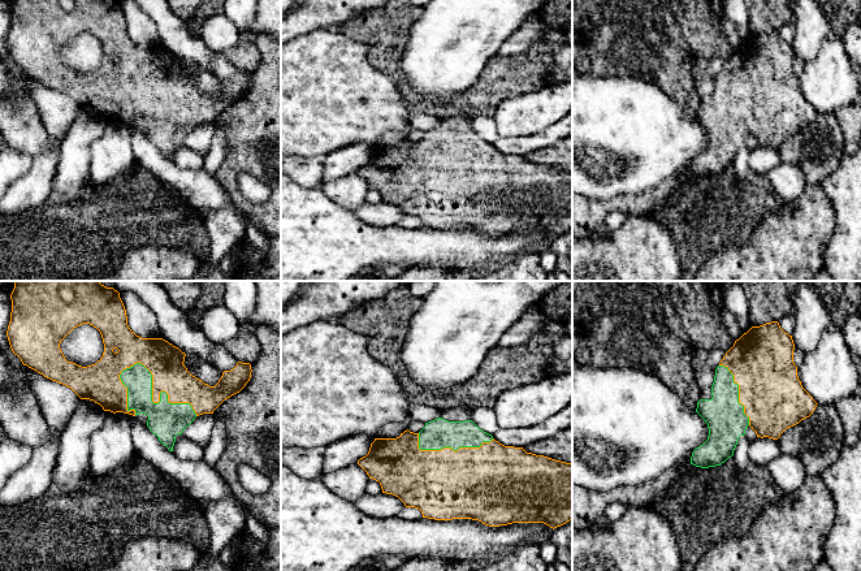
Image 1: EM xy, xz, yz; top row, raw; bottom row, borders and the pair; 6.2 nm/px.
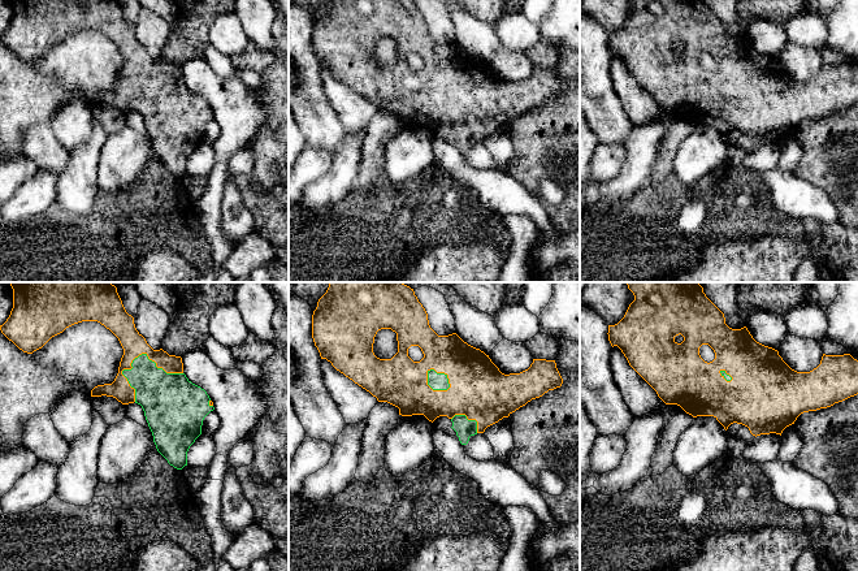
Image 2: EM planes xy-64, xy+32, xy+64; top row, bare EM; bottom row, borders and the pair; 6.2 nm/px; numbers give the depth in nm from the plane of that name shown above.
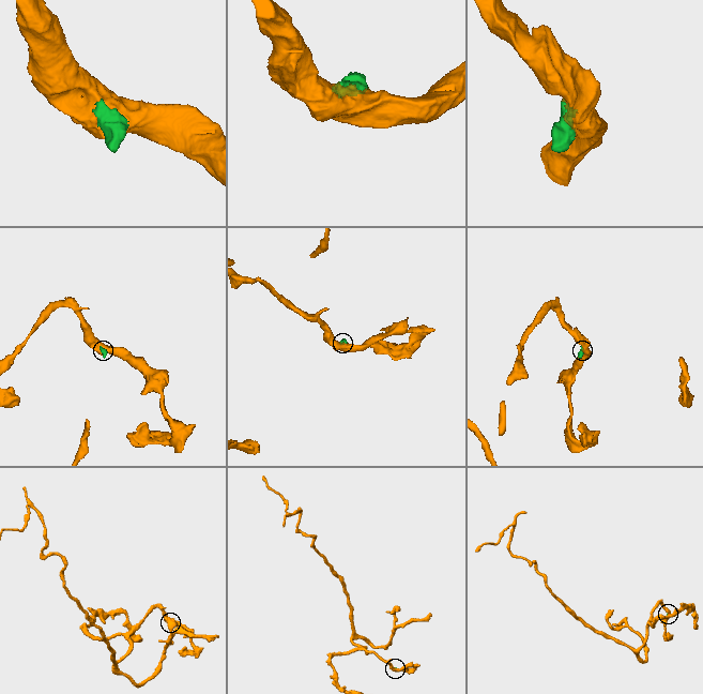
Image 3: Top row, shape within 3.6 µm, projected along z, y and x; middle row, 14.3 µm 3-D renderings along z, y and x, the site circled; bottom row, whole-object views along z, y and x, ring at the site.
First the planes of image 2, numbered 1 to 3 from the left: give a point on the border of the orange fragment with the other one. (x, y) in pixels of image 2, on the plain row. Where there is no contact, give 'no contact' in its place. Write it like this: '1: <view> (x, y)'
1: xy-64 (148, 68)
2: xy+32 (442, 82)
3: xy+64 (726, 82)

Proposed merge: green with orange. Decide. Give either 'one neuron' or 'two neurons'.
one neuron

